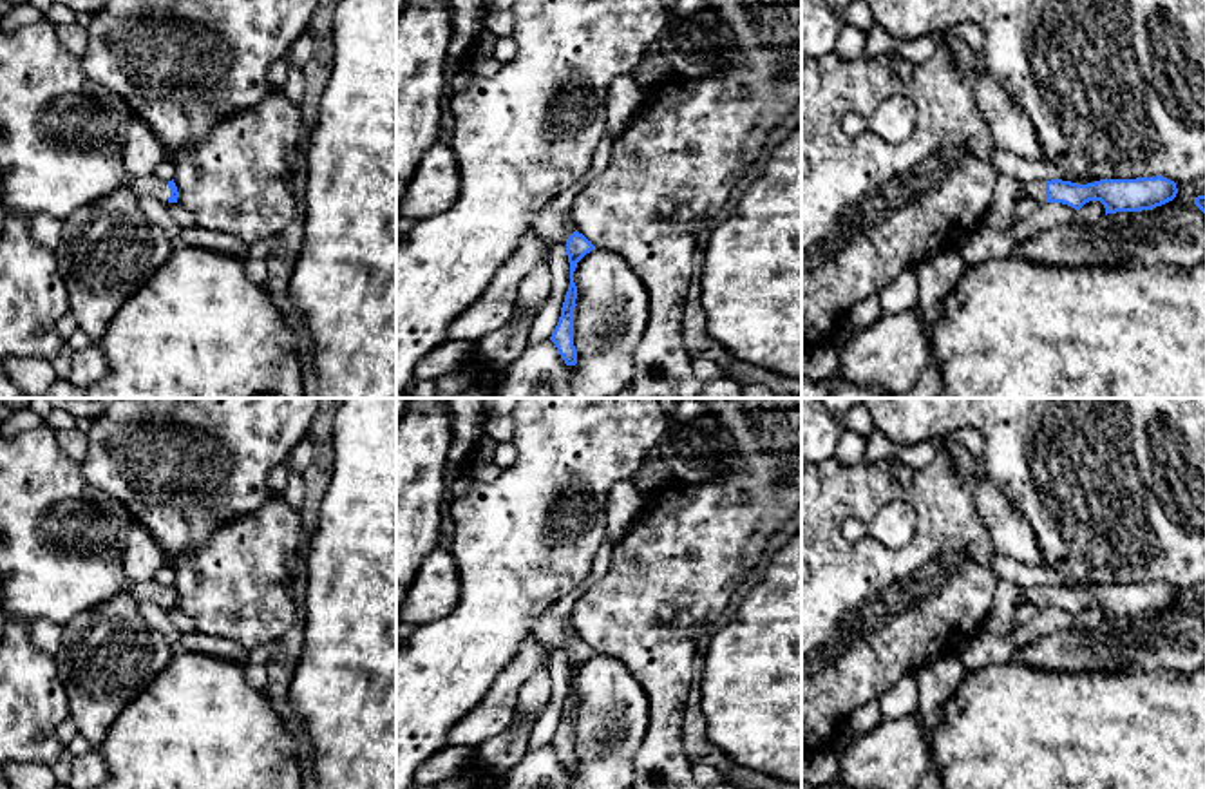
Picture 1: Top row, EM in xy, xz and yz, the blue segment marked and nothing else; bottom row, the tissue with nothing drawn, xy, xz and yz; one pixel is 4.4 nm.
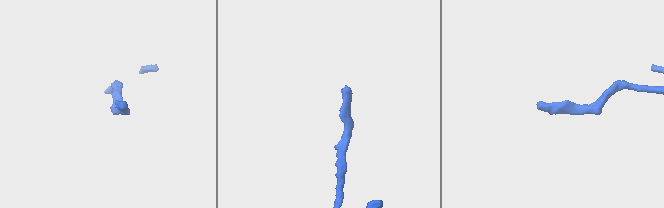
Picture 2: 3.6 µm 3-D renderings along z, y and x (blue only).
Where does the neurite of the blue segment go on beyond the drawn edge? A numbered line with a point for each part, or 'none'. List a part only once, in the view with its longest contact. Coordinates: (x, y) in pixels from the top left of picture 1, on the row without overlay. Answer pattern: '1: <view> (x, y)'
1: xy (143, 592)

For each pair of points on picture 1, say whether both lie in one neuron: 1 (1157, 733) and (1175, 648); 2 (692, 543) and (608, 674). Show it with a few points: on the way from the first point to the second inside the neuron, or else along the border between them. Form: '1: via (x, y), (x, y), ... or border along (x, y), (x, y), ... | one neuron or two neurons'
1: border along (1186, 672), (1135, 670), (1128, 674) | two neurons
2: border along (596, 652), (614, 655), (645, 690) | two neurons

